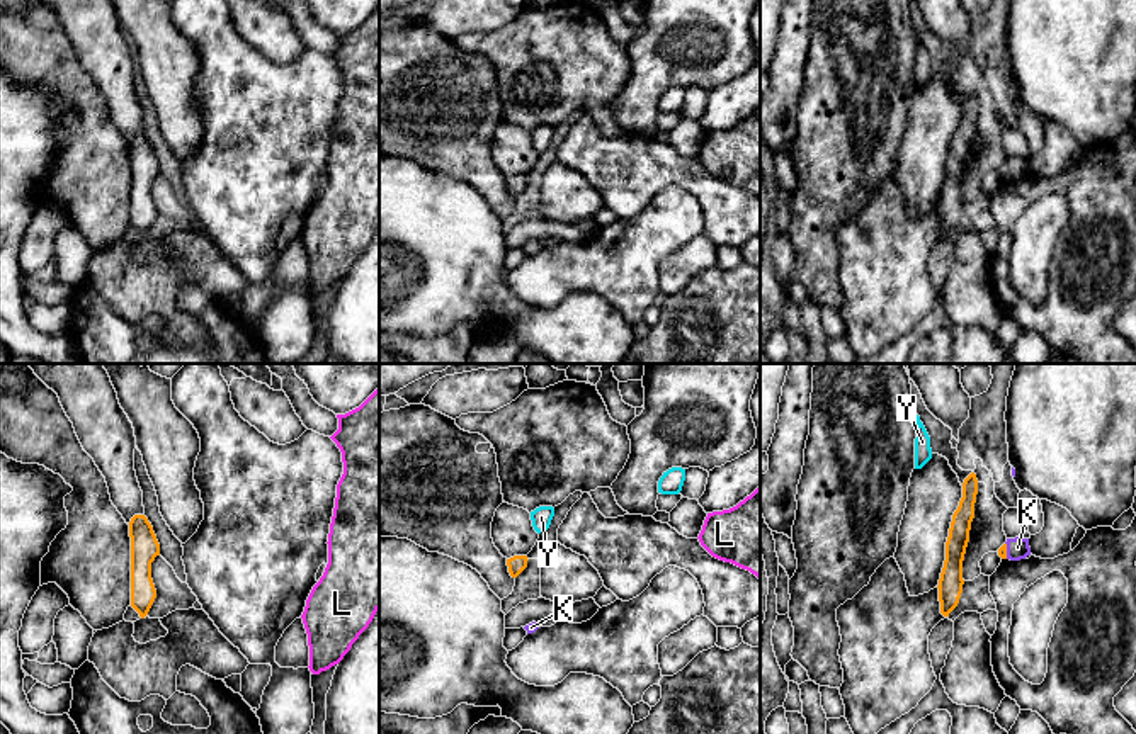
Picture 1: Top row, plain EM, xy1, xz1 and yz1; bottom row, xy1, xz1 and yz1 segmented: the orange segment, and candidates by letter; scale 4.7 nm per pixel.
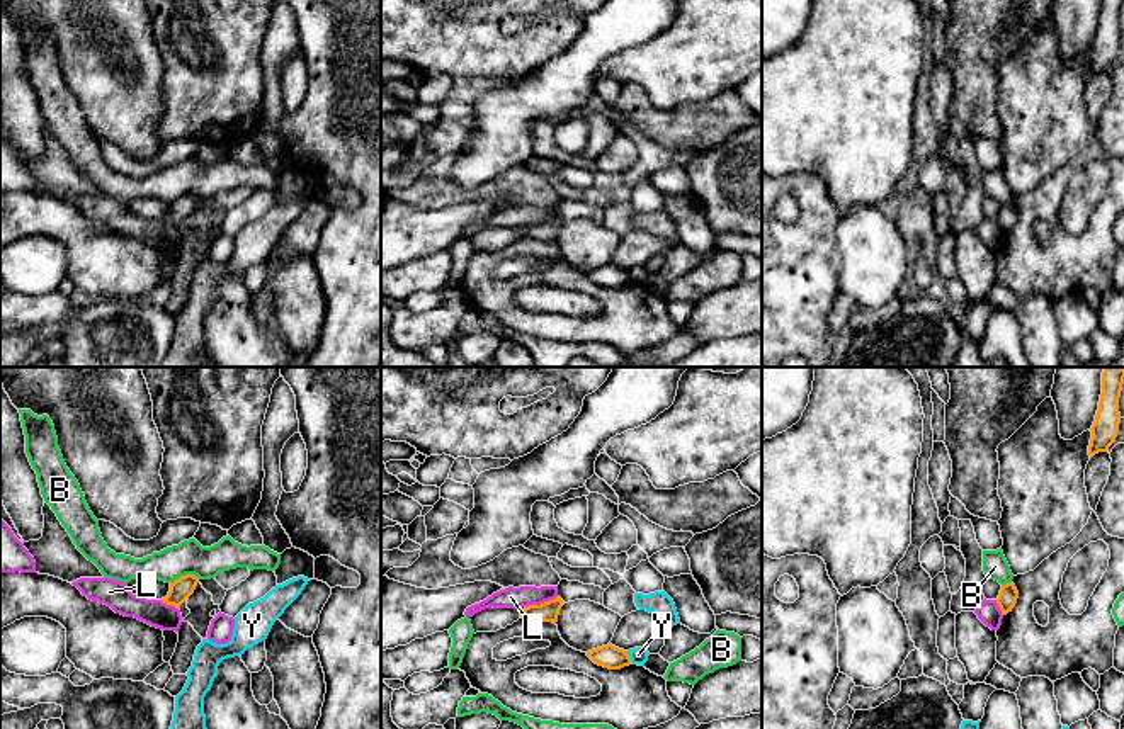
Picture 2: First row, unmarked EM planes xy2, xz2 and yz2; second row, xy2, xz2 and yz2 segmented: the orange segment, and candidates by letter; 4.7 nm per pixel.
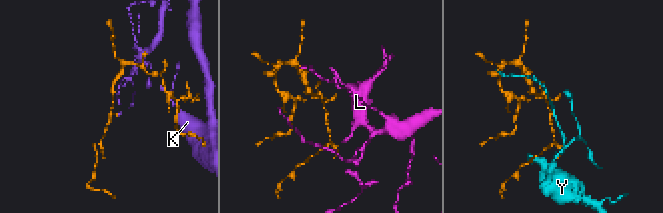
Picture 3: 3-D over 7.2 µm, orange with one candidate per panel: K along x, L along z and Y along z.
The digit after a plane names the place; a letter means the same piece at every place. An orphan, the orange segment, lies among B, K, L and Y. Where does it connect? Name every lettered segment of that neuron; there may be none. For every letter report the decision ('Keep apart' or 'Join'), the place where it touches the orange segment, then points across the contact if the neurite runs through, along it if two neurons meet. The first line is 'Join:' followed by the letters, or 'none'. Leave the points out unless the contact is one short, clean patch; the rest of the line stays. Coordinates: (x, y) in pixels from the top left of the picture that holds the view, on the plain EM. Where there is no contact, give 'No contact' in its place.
Join: K
B: Keep apart. Touches orange at xy2 (186, 194). Boundary: xy2 (199, 197), (181, 194), (170, 203)
K: Join. Touches orange at yz1 (1005, 170)
L: Keep apart. Touches orange at xz2 (541, 223). Boundary: xz2 (556, 214), (526, 226)
Y: Keep apart. Touches orange at xz2 (630, 277). Boundary: xz2 (626, 271), (633, 282)

